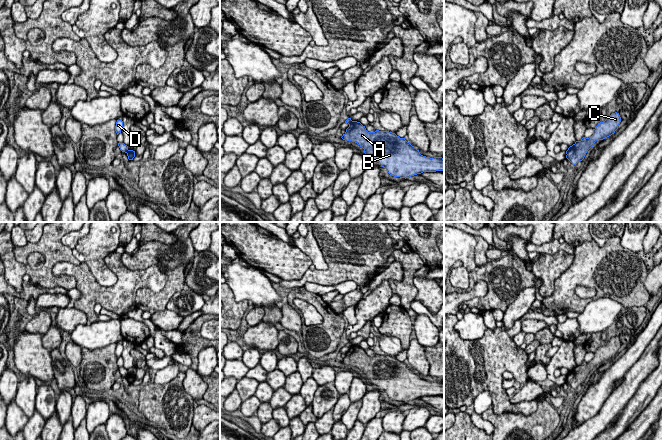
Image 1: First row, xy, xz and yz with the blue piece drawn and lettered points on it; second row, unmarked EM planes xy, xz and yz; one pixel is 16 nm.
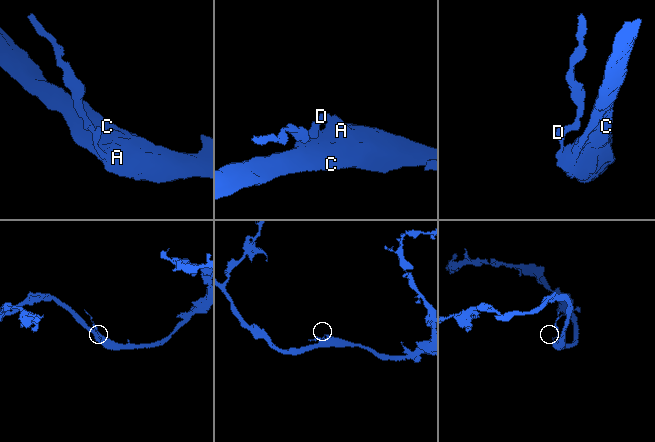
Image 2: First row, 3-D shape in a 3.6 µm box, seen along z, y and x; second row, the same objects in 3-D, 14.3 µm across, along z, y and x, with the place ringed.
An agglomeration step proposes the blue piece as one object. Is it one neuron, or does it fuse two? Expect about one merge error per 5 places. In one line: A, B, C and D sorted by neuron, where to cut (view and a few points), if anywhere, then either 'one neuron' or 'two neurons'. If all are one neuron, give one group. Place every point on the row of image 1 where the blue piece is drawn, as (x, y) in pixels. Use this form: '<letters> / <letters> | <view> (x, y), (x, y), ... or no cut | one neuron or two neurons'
A B C / D | xy (128, 150), (125, 152) | two neurons

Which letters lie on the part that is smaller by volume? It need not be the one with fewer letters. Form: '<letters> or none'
D

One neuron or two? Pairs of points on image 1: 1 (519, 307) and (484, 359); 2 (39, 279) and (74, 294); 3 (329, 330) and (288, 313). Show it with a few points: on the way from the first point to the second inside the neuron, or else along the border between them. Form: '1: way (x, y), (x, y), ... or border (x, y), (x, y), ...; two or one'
1: border (524, 315), (511, 327), (502, 328); two
2: border (75, 287), (68, 291); two
3: border (302, 326), (301, 336); two

